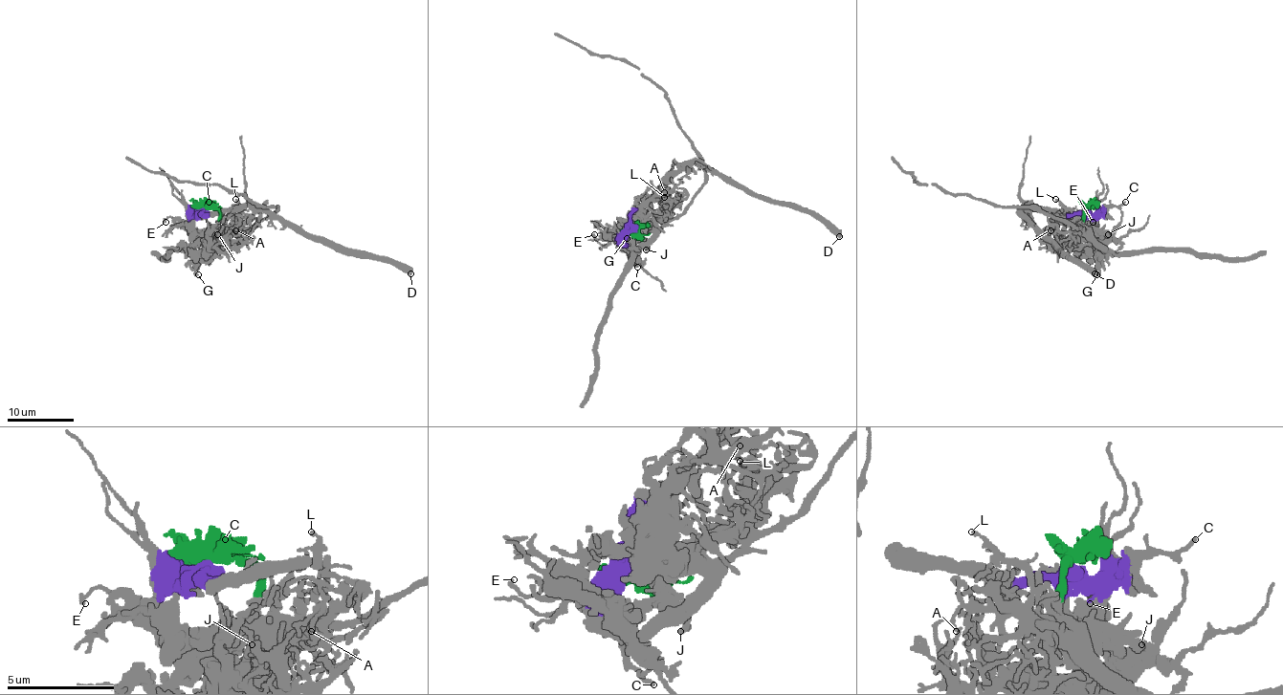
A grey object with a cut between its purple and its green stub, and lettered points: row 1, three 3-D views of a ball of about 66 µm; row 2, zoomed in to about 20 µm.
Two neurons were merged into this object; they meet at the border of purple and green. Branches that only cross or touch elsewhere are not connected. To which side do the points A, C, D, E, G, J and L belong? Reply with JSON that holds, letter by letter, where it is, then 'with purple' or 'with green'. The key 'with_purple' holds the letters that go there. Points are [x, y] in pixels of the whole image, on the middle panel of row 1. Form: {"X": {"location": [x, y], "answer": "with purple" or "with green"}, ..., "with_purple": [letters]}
{"A": {"location": [664, 192], "answer": "with green"}, "C": {"location": [637, 267], "answer": "with purple"}, "D": {"location": [839, 236], "answer": "with purple"}, "E": {"location": [594, 234], "answer": "with purple"}, "G": {"location": [627, 238], "answer": "with purple"}, "J": {"location": [646, 249], "answer": "with green"}, "L": {"location": [664, 197], "answer": "with green"}, "with_purple": ["C", "D", "E", "G"]}

